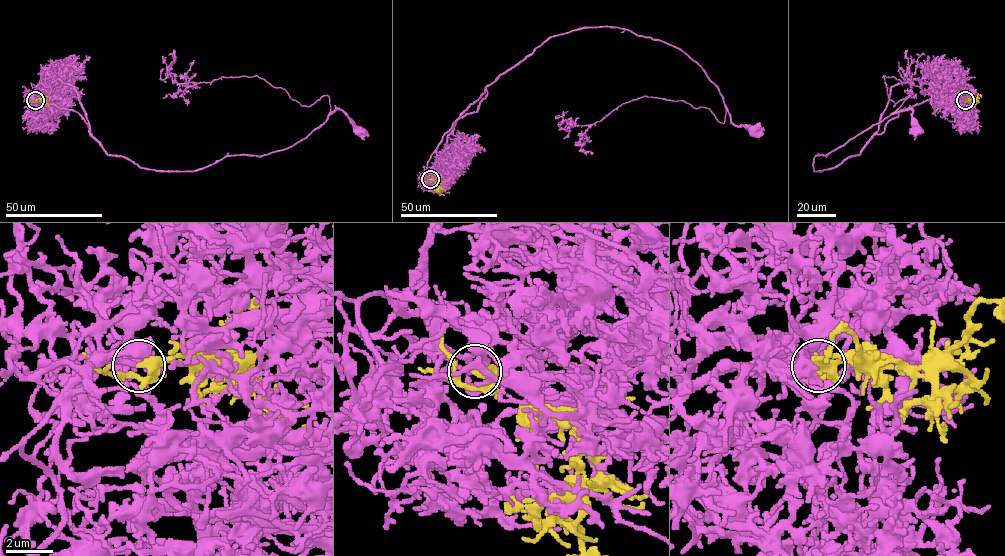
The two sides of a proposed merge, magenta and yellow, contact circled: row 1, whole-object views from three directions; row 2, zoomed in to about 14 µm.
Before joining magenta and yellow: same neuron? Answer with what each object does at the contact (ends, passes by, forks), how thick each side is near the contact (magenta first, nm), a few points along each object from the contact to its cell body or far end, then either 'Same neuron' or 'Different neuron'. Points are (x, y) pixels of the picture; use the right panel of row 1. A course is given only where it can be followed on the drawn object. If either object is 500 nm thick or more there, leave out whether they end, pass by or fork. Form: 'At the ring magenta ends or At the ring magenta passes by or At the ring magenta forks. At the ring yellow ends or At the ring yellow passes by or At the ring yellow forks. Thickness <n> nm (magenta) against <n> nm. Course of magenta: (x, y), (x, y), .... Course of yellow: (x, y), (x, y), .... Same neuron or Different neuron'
At the ring magenta ends. At the ring yellow forks. Thickness 190 nm (magenta) against 300 nm. Course of magenta: (965, 100), (901, 109), (859, 154), (814, 170), (815, 156), (892, 114), (912, 110), (917, 131). Course of yellow: (965, 100), (974, 100), (982, 95). Same neuron

